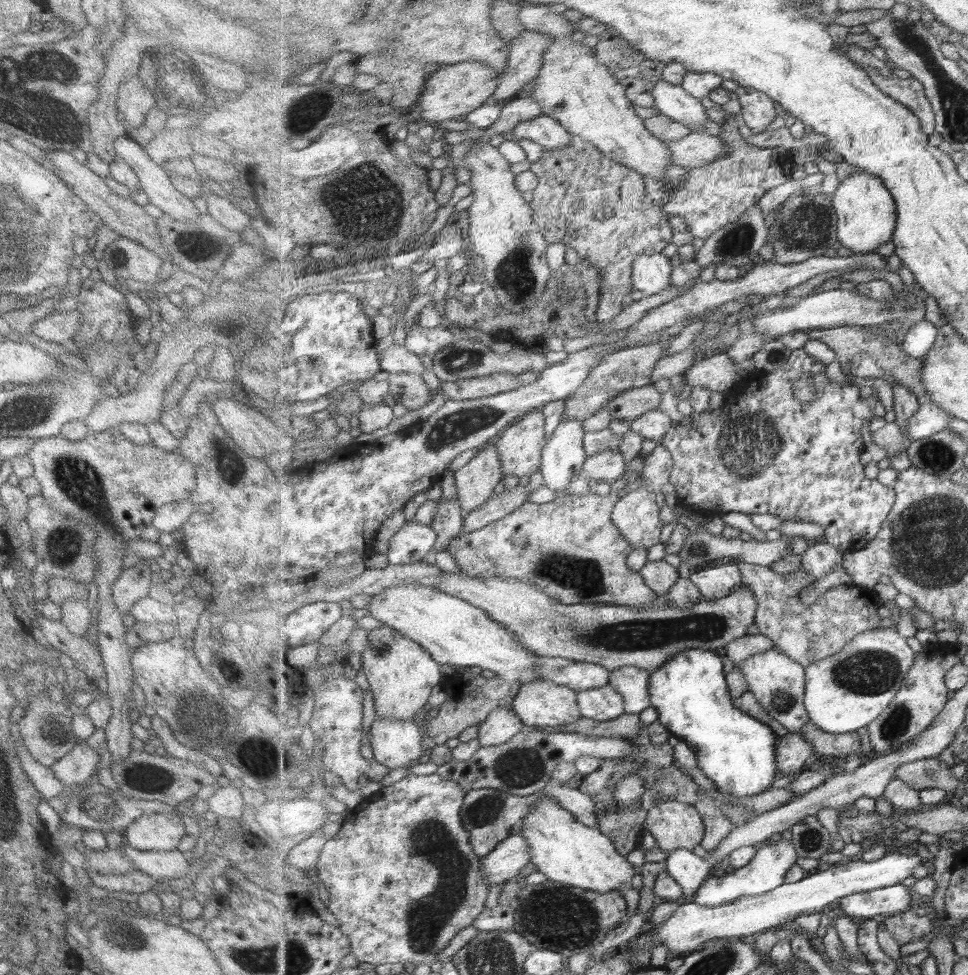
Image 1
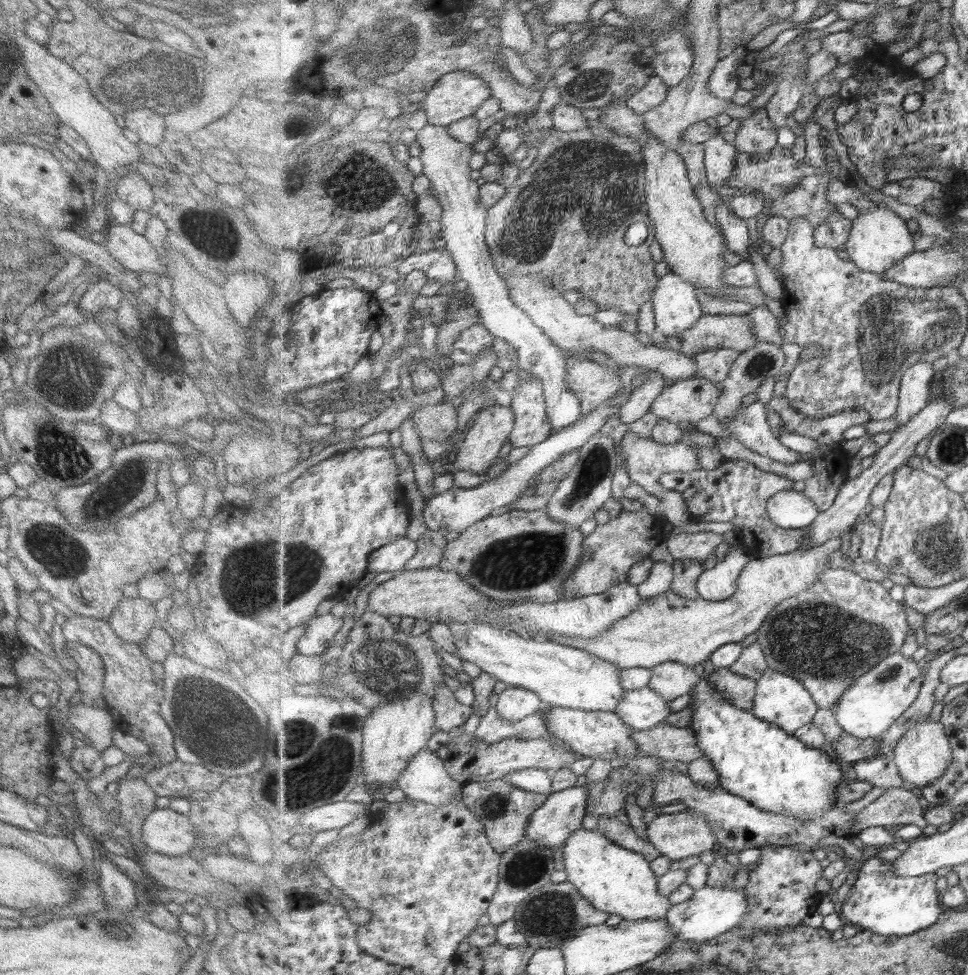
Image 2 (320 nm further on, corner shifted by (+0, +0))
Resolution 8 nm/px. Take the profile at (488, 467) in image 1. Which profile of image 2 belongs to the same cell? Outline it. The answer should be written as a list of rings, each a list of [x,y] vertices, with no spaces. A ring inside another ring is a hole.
[[[488,402],[474,416],[472,426],[466,431],[465,437],[459,441],[459,449],[450,472],[469,470],[477,474],[486,474],[487,469],[495,464],[501,448],[510,440],[514,429],[515,413],[511,407],[500,405],[497,402]]]

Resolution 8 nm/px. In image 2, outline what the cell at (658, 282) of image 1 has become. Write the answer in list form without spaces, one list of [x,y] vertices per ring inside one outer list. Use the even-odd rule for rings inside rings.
[[[673,271],[663,275],[657,283],[652,302],[656,314],[656,330],[660,336],[677,336],[688,328],[695,326],[695,323],[704,315],[701,302],[697,300],[697,289],[686,280],[683,280]]]

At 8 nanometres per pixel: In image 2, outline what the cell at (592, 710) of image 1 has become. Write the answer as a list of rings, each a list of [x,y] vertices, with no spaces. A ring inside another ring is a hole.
[[[648,687],[625,692],[625,697],[616,710],[637,731],[651,730],[665,723],[672,712],[669,701]]]

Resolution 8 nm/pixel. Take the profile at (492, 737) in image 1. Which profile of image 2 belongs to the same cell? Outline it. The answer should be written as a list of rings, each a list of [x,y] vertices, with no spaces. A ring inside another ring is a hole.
[[[507,686],[498,697],[494,708],[504,719],[511,722],[527,719],[546,705],[541,697],[527,688]]]

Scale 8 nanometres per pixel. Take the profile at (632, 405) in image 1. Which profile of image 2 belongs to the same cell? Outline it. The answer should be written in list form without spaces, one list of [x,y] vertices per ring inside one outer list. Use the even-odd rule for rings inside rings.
[[[704,376],[691,377],[673,382],[672,385],[666,387],[662,395],[653,403],[651,412],[657,417],[671,422],[679,423],[687,420],[696,425],[699,420],[714,414],[714,408],[719,399],[719,388],[717,388],[716,382],[707,380]]]

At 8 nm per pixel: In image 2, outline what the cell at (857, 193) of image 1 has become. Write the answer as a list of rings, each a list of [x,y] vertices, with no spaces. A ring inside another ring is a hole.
[[[875,204],[871,212],[859,213],[853,222],[854,225],[846,243],[846,252],[849,254],[849,260],[865,272],[881,275],[915,252],[915,240],[906,220],[899,218],[883,204]]]

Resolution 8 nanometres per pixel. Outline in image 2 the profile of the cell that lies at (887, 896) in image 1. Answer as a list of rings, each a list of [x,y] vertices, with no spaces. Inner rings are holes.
[[[871,856],[861,865],[855,882],[849,889],[848,897],[842,904],[842,916],[845,923],[855,925],[858,929],[869,930],[879,936],[911,936],[916,932],[932,927],[944,914],[946,906],[943,905],[941,894],[937,890],[937,874],[931,873],[921,876],[899,876],[894,871],[894,864]]]

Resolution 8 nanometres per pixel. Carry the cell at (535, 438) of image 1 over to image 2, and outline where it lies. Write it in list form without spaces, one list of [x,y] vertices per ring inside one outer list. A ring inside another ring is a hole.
[[[535,377],[519,382],[513,393],[510,407],[514,410],[516,421],[510,442],[517,448],[534,447],[552,434],[542,382]]]

